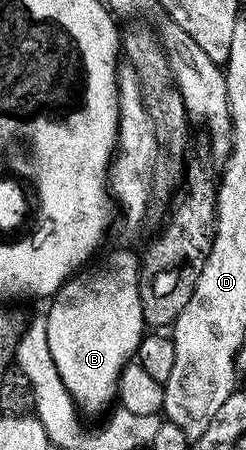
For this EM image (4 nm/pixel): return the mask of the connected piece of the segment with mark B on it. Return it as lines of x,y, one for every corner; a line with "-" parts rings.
115,250
92,270
84,269
68,278
50,303
51,312
46,315
49,348
57,372
80,411
95,414
116,401
123,367
132,361
144,338
139,260
140,255
131,250

